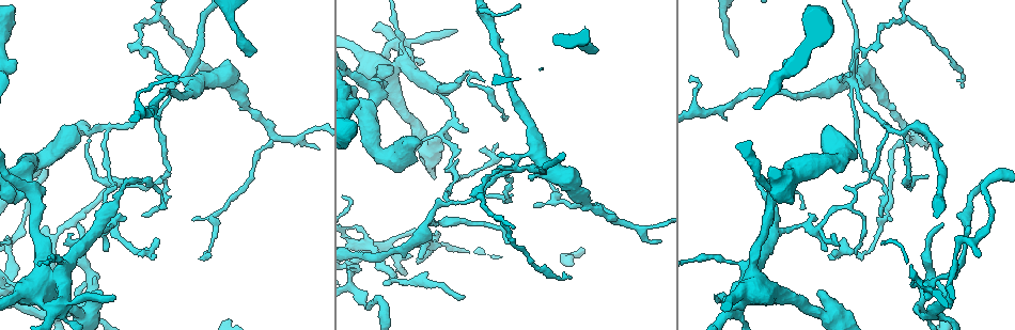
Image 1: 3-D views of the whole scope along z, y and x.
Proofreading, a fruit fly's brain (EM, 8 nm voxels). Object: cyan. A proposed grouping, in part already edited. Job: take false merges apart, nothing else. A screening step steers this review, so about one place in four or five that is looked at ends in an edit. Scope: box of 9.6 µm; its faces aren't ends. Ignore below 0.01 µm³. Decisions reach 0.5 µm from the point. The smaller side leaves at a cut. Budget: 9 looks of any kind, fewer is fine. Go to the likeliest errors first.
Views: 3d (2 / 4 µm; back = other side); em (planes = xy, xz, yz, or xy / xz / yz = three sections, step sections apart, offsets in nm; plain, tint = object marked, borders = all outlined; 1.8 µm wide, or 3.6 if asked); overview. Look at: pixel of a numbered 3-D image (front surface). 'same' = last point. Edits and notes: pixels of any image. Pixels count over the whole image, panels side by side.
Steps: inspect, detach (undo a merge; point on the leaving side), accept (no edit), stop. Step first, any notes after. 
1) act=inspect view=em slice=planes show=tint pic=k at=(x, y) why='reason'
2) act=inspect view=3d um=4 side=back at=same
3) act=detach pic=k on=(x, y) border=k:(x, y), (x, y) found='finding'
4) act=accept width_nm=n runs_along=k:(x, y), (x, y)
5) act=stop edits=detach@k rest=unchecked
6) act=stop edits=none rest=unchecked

act=inspect view=em slice=planes show=plain pic=1 at=(514, 164) why='two arms at a narrow angle'

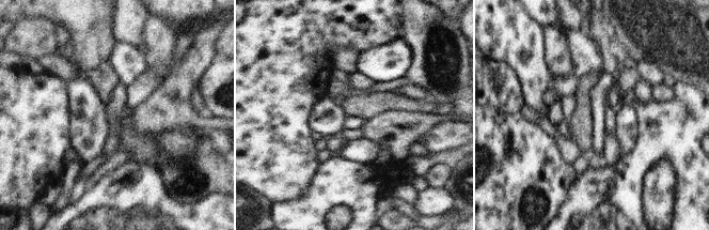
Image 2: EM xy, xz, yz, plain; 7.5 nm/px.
act=inspect view=em slice=planes show=tint at=same

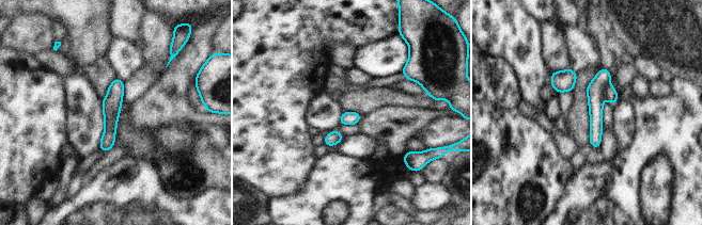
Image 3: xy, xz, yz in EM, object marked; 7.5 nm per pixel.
act=detach pic=3 on=(611, 95) border=3:(608, 83), (604, 89) found='a second neuron is stuck on'

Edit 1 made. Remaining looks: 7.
act=inspect view=3d um=4 pic=1 at=(818, 229)

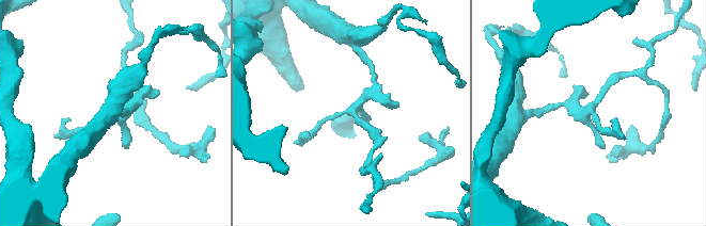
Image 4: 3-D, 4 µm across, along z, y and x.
act=inspect view=em slice=planes show=borders pic=4 at=(353, 106)

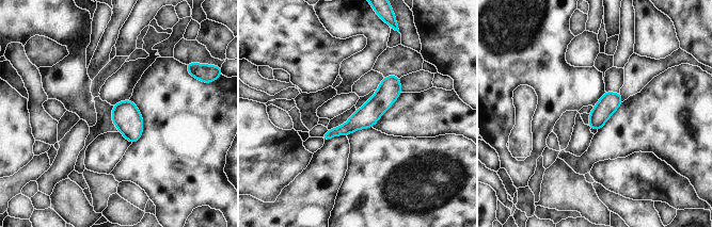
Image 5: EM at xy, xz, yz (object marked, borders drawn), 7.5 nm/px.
act=accept width_nm=150 runs_along=5:(397, 80), (359, 120), (325, 138) found='continuous, no second neuron'

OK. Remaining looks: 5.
act=stop edits=detach@3 rest=unchecked

